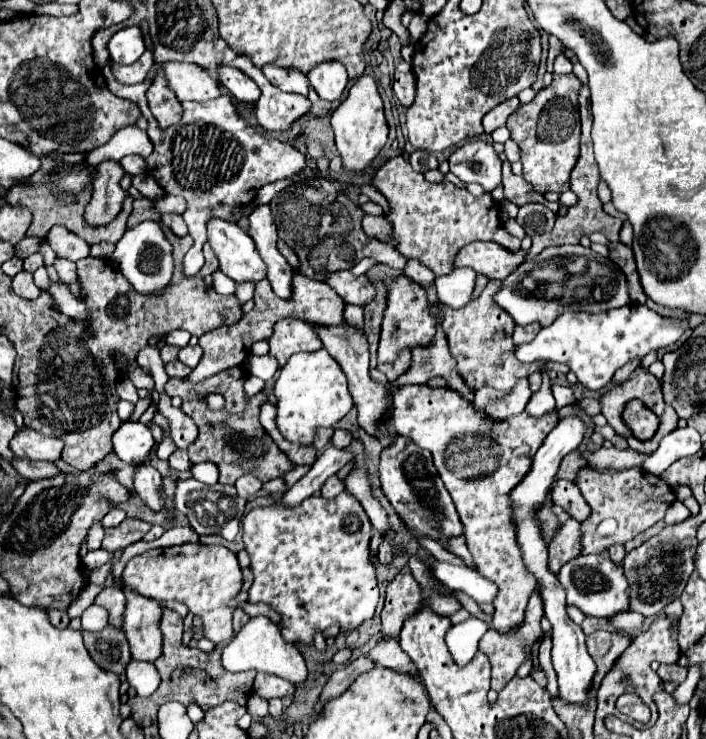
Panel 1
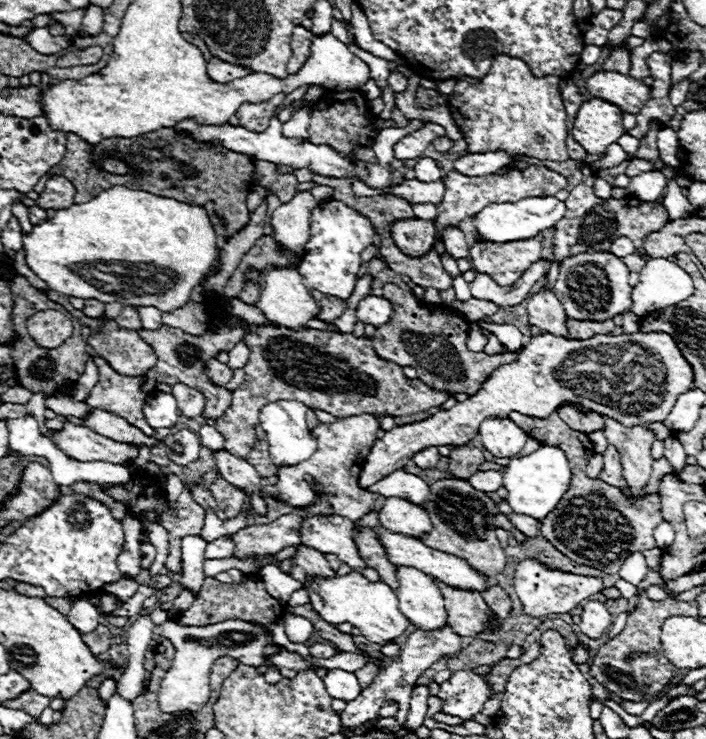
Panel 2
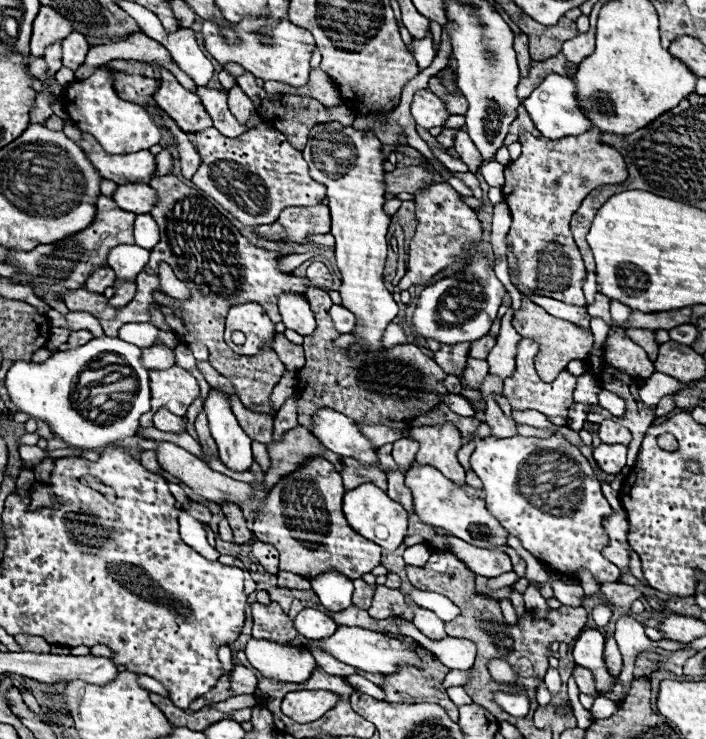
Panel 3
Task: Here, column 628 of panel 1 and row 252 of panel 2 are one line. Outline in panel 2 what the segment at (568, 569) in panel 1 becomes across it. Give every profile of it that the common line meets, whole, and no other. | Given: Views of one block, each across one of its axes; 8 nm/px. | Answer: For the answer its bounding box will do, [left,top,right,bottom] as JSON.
[554,254,632,320]

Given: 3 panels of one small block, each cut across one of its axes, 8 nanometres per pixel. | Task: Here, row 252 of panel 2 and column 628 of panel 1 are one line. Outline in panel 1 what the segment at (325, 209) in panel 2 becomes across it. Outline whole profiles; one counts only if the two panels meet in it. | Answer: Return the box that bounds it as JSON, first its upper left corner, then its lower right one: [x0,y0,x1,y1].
[514,302,688,390]

